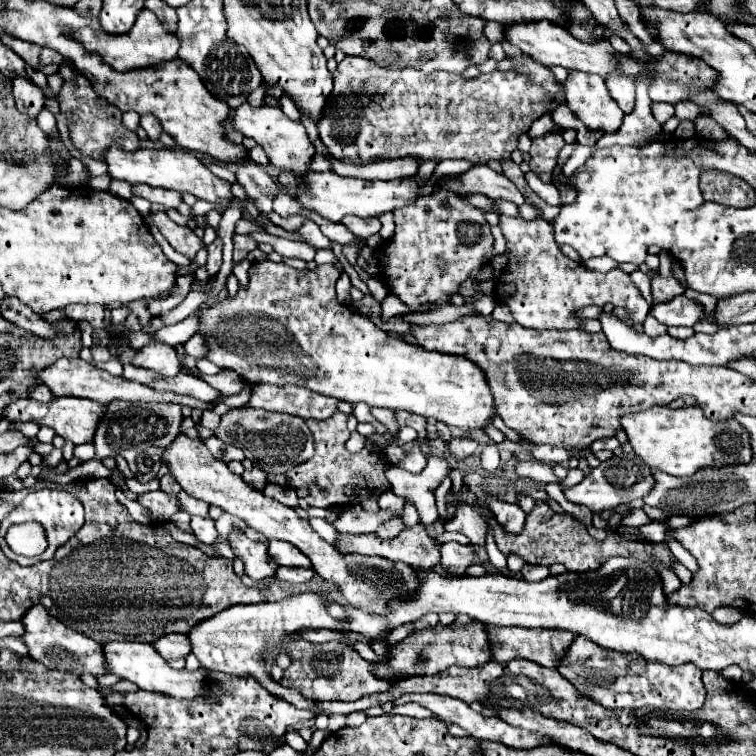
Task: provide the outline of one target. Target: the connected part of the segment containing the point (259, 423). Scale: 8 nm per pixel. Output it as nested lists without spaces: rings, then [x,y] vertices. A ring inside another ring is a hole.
[[[252,407],[232,409],[222,415],[220,425],[216,427],[216,437],[242,449],[246,459],[266,473],[286,473],[314,455],[314,441],[306,421],[286,413],[270,413]]]

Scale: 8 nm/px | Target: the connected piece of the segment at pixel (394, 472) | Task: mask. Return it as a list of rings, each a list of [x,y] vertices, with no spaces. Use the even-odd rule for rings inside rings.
[[[428,455],[428,465],[418,475],[412,475],[394,464],[390,464],[385,475],[386,479],[392,483],[392,491],[404,499],[410,499],[418,509],[420,521],[424,525],[430,525],[438,519],[434,489],[442,483],[448,471],[450,471],[450,461],[446,457]]]

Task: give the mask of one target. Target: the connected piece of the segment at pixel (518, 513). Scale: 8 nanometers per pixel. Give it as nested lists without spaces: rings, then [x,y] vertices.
[[[488,497],[486,503],[490,505],[498,525],[506,533],[512,533],[512,535],[522,533],[524,523],[526,523],[526,513],[516,503],[508,503],[508,501],[502,501],[502,499],[496,499],[496,497]]]

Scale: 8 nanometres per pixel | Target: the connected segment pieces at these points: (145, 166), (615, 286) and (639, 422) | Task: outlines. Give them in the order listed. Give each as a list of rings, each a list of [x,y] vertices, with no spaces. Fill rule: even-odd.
[[[110,147],[106,149],[106,155],[102,155],[104,163],[108,165],[108,175],[118,181],[126,181],[130,185],[152,185],[162,189],[174,189],[180,193],[192,193],[200,199],[212,201],[212,203],[228,203],[232,199],[230,183],[218,179],[210,173],[208,167],[204,167],[192,153],[184,149],[138,149],[138,151],[122,151],[122,147]],[[186,187],[198,187],[198,189],[186,189]]]
[[[500,215],[500,227],[506,237],[506,273],[498,279],[496,299],[506,303],[514,319],[522,327],[530,329],[576,329],[580,317],[572,313],[578,307],[586,305],[614,305],[624,307],[632,321],[644,323],[650,305],[640,295],[636,285],[630,281],[630,275],[622,269],[610,269],[608,273],[588,271],[582,263],[568,259],[554,241],[552,223],[542,217],[524,221],[522,217]]]
[[[698,405],[692,407],[652,407],[642,413],[630,413],[622,417],[622,429],[628,435],[628,443],[636,455],[640,455],[652,471],[664,471],[676,477],[694,475],[700,467],[720,467],[734,463],[750,463],[752,449],[748,433],[734,419],[722,423],[704,417]]]

